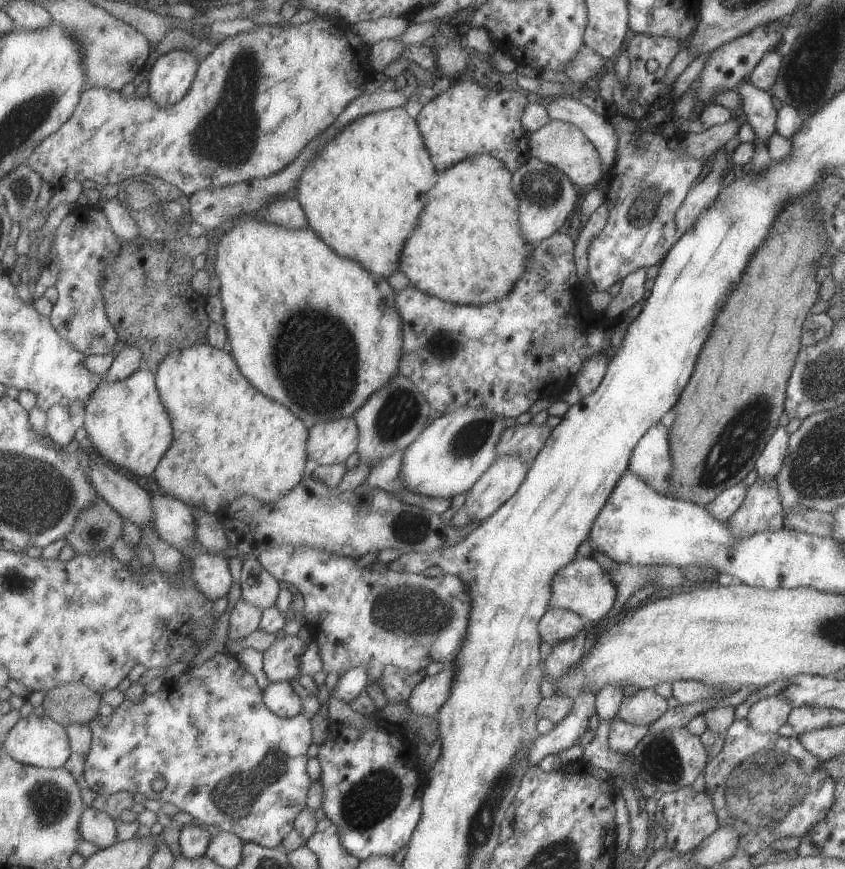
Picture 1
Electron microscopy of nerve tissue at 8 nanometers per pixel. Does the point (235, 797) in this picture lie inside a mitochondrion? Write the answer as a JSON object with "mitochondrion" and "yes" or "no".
{"mitochondrion":"yes"}

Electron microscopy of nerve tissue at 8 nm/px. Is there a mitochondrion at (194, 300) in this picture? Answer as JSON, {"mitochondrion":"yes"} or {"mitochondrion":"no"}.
{"mitochondrion":"no"}

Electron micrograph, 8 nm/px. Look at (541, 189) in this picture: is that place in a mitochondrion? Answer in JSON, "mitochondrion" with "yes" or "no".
{"mitochondrion":"yes"}

